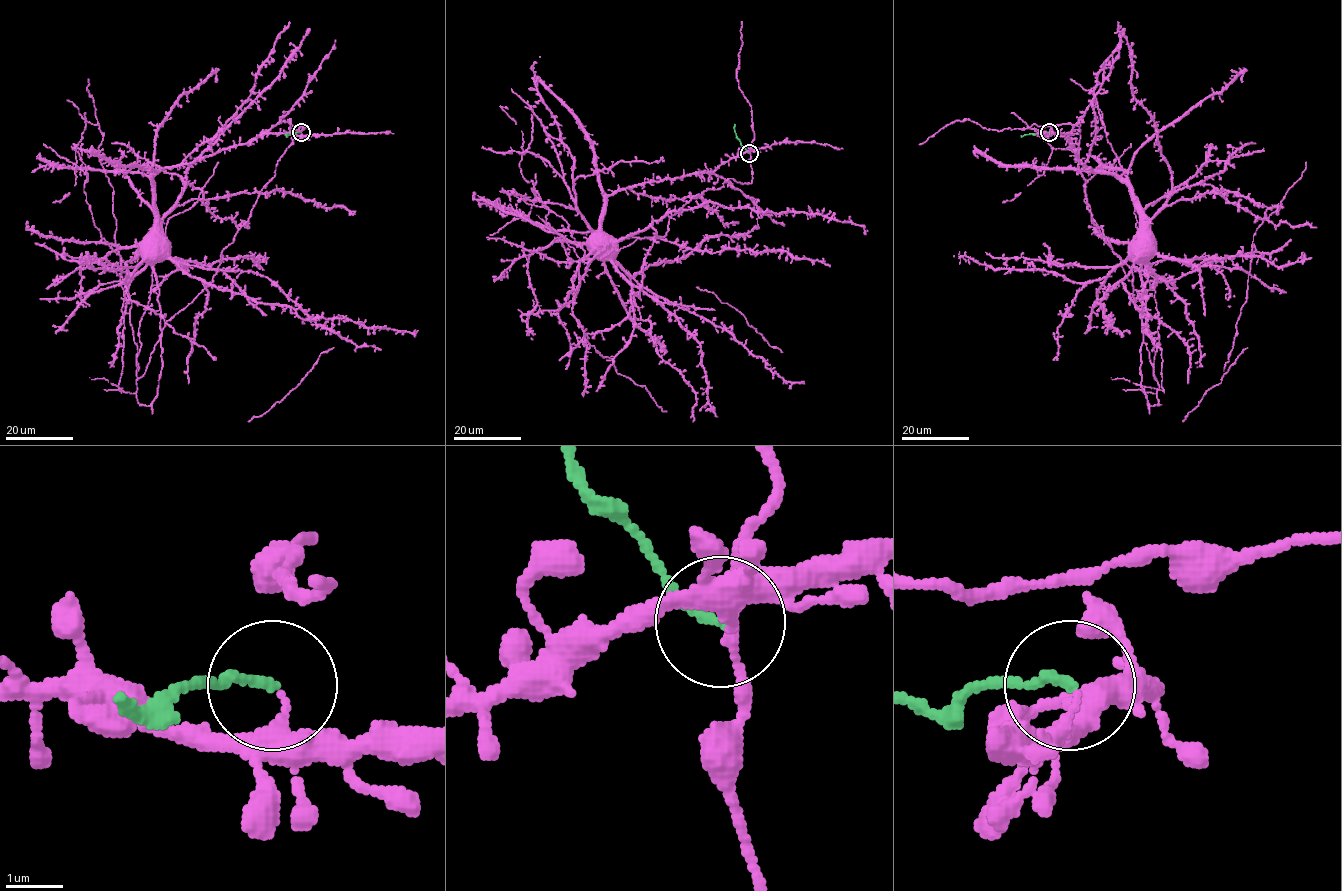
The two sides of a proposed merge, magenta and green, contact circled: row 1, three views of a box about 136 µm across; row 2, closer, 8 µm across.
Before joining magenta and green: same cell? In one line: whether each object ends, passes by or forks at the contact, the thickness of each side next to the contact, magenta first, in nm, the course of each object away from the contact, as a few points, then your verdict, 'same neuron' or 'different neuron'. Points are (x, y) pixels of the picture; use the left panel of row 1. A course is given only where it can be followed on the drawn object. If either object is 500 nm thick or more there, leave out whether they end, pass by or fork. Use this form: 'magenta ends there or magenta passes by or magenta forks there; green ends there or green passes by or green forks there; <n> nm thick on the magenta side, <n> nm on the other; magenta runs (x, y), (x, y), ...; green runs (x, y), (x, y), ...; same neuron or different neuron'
magenta ends there; green ends there; 200 nm thick on the magenta side, 160 nm on the other; magenta runs (301, 132), (258, 135), (244, 143), (218, 149), (189, 163), (163, 168), (154, 177), (154, 208), (164, 247); green runs (301, 132), (287, 135); different neuron

